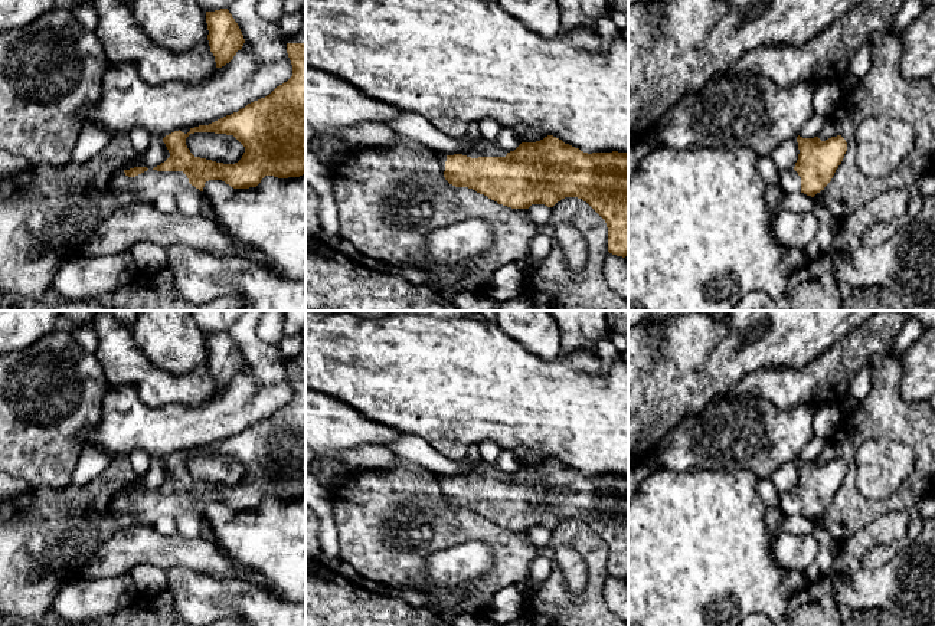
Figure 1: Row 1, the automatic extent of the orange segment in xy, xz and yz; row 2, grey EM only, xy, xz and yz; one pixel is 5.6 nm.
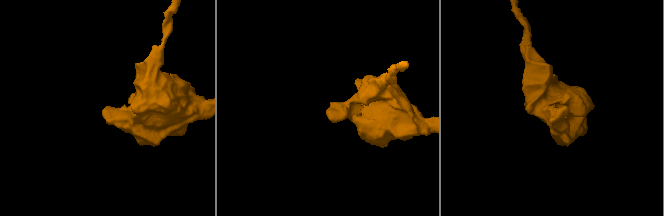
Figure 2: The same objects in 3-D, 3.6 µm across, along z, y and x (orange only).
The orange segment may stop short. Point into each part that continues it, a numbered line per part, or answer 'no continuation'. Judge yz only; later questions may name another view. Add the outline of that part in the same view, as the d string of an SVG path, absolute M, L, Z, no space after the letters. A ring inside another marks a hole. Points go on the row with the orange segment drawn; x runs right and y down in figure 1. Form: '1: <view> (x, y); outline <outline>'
1: yz (790, 182); outline M794 168L779 173L779 186L785 194L801 193L801 177Z

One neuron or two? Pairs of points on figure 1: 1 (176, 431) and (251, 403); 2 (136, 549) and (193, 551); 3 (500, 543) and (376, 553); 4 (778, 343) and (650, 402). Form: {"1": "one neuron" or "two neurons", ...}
{"1": "one neuron", "2": "one neuron", "3": "one neuron", "4": "one neuron"}

